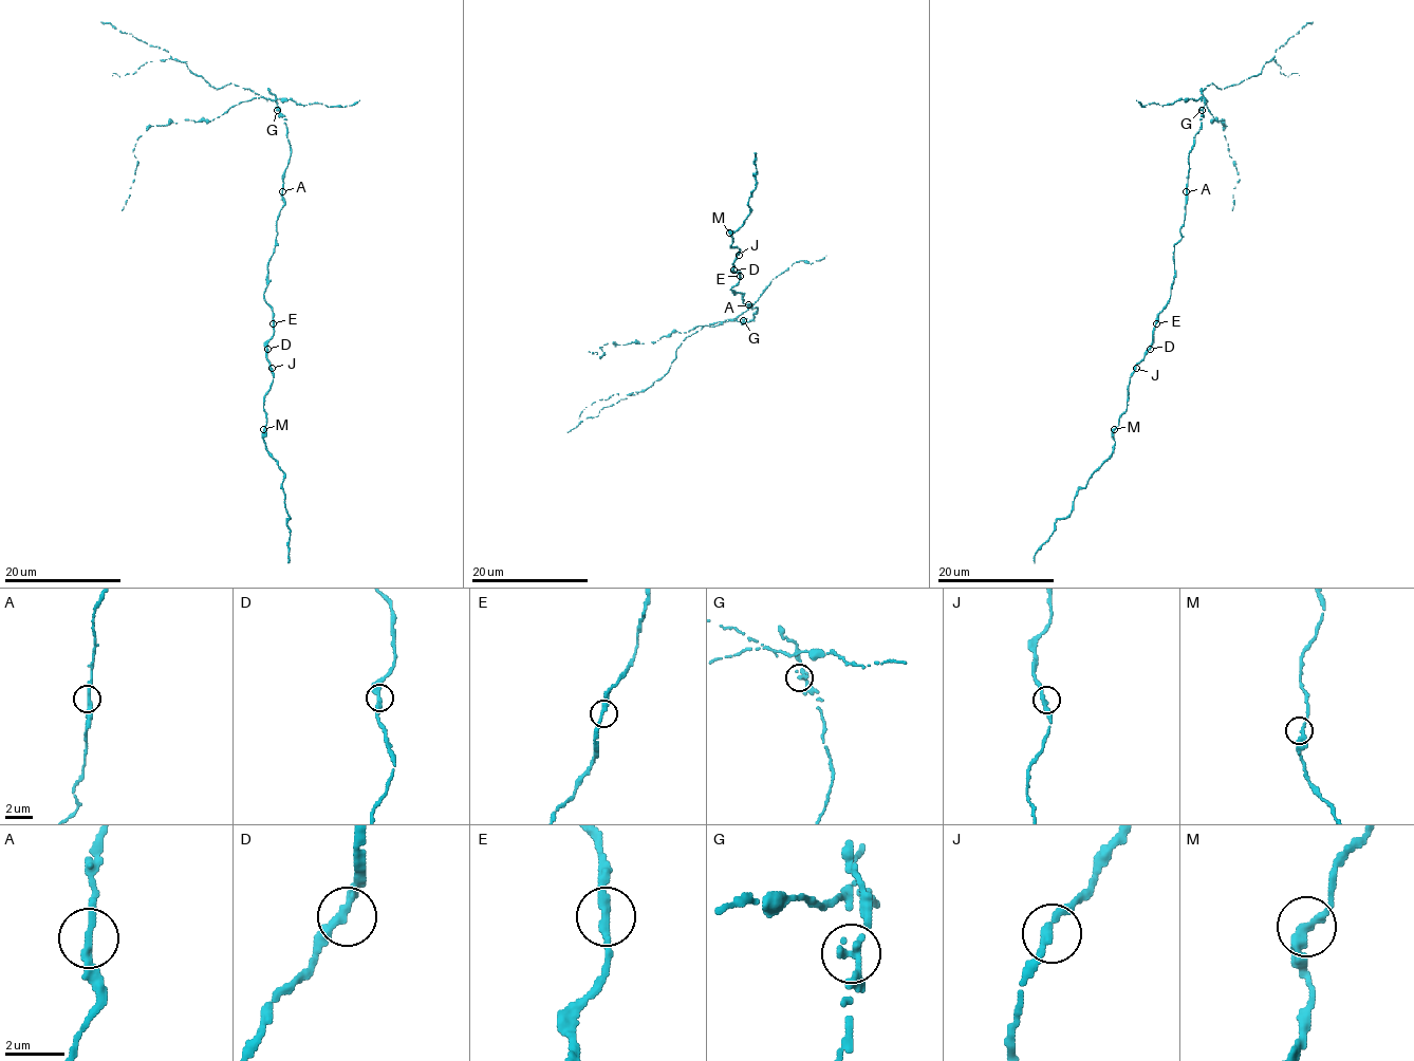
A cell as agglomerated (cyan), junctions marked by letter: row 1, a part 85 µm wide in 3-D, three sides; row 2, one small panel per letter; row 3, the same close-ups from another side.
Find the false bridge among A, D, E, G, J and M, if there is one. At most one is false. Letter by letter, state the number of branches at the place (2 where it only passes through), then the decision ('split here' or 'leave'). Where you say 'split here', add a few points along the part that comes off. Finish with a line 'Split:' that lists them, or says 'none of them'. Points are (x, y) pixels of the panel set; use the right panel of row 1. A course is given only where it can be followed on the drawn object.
A: 2 branches meet; leave
D: 2 branches meet; leave
E: 2 branches meet; leave
G: 2 branches meet; split here; foreign part runs (1202, 109), (1197, 100), (1206, 86), (1212, 82), (1221, 89), (1256, 75), (1275, 56), (1275, 51), (1314, 21)
J: 2 branches meet; leave
M: 2 branches meet; leave
Split: G

